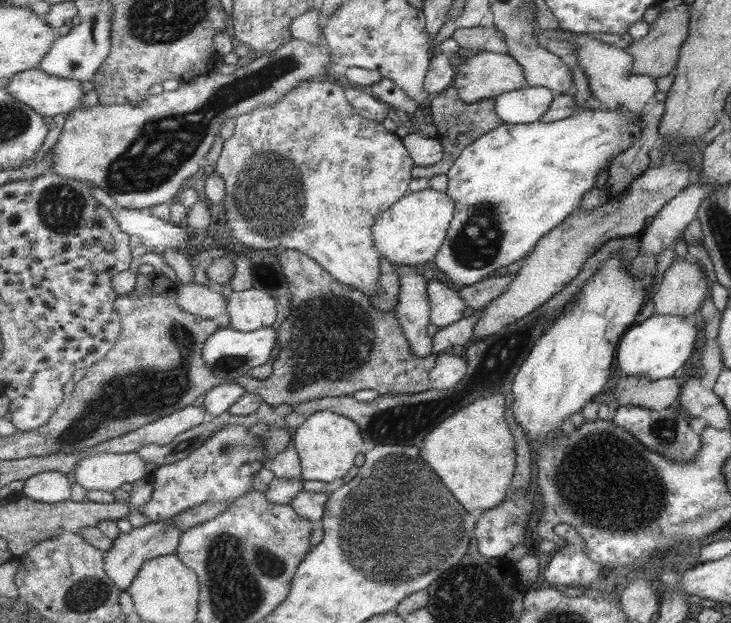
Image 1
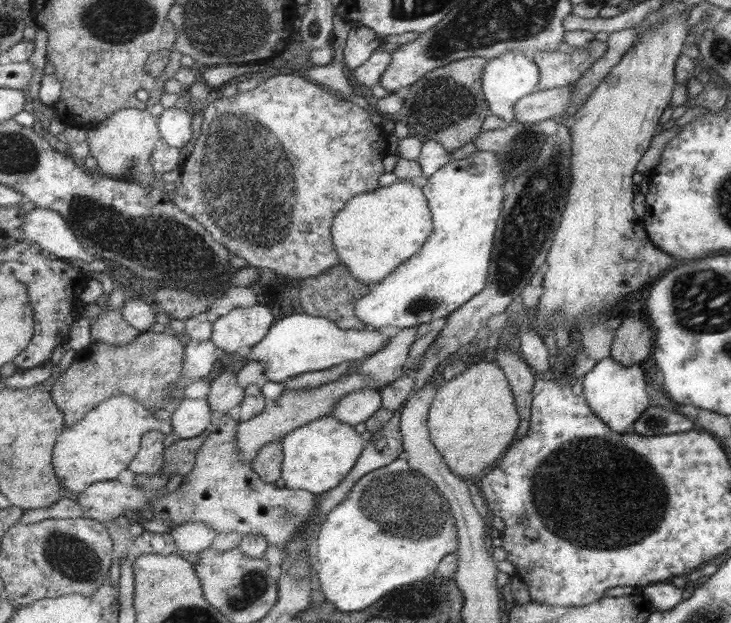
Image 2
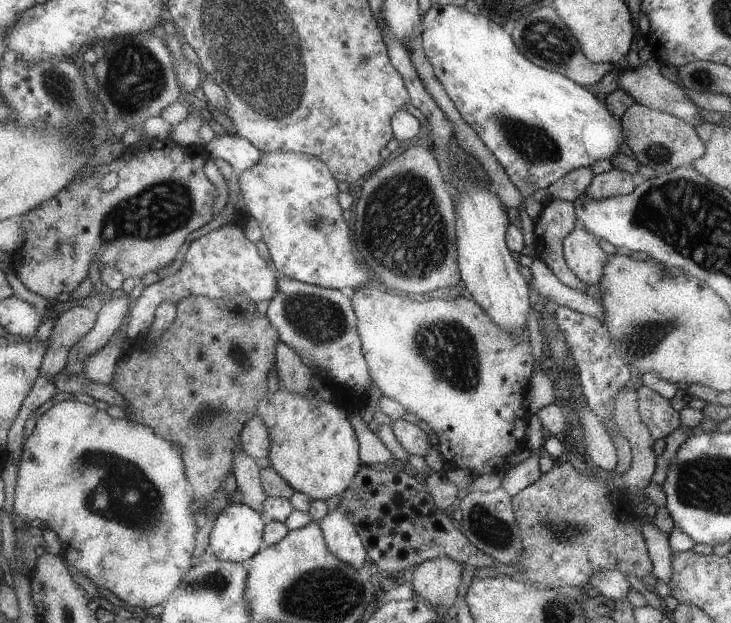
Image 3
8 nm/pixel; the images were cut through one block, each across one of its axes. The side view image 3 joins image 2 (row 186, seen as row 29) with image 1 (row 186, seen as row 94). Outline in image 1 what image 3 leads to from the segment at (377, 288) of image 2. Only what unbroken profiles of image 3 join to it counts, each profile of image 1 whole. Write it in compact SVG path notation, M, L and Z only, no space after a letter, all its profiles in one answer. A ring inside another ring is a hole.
M583 109L581 112L561 120L554 120L544 123L542 120L536 120L529 124L507 124L503 123L493 130L486 132L476 138L471 144L462 149L461 154L453 161L445 176L448 178L446 194L454 200L454 216L450 220L449 231L446 233L446 239L439 247L437 255L433 258L435 265L431 266L440 273L440 277L450 286L461 288L475 284L485 278L487 272L501 272L501 266L507 266L511 262L520 262L523 258L534 250L534 246L550 231L554 230L560 223L570 216L581 202L581 196L590 191L595 186L595 180L599 173L608 166L608 163L619 153L626 152L628 148L642 135L642 120L634 119L630 110L613 109L604 111L601 109Z

